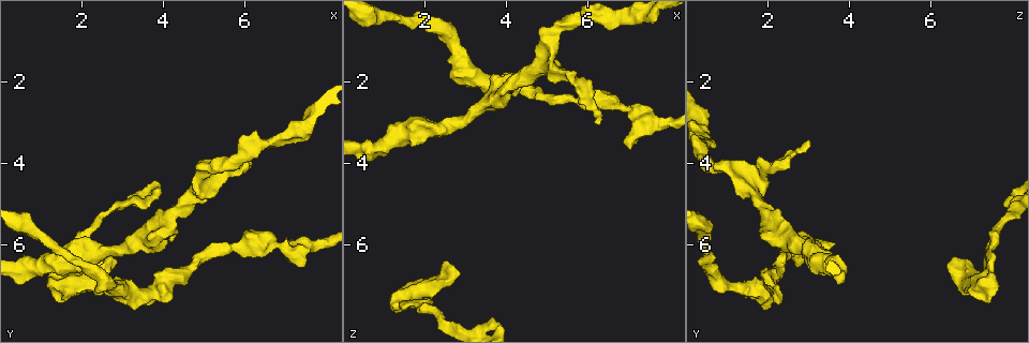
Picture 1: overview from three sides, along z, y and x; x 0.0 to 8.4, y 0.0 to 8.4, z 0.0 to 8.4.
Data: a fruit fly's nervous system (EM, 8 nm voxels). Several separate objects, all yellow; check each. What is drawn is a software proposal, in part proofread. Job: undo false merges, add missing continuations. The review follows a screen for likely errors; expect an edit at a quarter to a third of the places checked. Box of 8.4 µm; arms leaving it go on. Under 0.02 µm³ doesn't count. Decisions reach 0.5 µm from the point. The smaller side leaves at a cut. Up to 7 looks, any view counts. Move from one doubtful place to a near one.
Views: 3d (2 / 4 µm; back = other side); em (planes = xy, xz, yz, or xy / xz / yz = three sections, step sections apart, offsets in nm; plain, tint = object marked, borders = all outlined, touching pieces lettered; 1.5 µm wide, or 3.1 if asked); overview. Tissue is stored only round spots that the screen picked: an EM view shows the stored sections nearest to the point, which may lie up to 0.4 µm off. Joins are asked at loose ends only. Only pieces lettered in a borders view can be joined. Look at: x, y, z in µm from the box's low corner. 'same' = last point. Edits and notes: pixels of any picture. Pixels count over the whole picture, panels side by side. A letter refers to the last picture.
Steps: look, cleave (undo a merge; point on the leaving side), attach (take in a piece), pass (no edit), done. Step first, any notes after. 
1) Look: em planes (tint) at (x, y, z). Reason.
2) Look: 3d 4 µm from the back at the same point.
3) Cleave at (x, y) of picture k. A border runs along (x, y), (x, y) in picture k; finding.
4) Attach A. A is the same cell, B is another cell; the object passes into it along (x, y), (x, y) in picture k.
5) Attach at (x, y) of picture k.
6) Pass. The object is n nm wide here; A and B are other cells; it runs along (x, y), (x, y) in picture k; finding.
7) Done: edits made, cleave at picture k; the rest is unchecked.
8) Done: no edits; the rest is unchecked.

Look: em planes (borders) at (7.00, 6.00, 3.60).

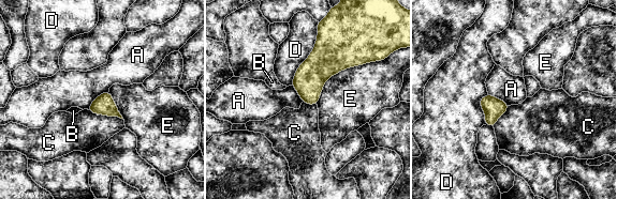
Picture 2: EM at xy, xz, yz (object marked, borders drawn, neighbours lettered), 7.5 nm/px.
Pass. The object is 140 nm wide here; the longest contact is with E, 550 nm; A, B, C, D and E are other cells; none of them fits.

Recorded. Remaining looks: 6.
Look: em planes (borders) at (6.25, 3.40, 2.95). Thin end.

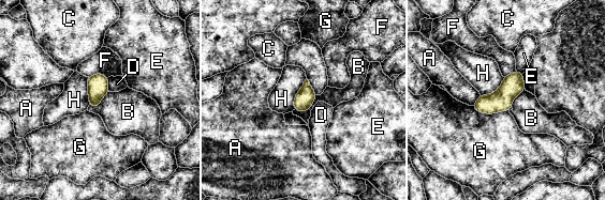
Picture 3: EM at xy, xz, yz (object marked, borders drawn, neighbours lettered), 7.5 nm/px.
Pass. The object is 160 nm wide here; A, B, C, D, E, F, G and H are other cells; a border runs along (107, 76), (92, 74), (88, 77) in picture 3; no lettered piece goes on from it.

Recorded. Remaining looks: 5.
Look: em planes (borders) at (3.60, 5.10, 7.85). Free end.

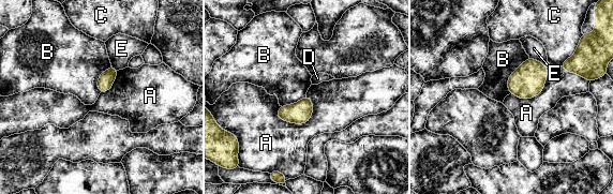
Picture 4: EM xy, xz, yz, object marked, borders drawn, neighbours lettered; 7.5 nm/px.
Pass. A, B, C, D and E are other cells; a border runs along (314, 106), (301, 123), (275, 113) in picture 4; none of them fits.

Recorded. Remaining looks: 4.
Done: no edits; the rest is unchecked.

